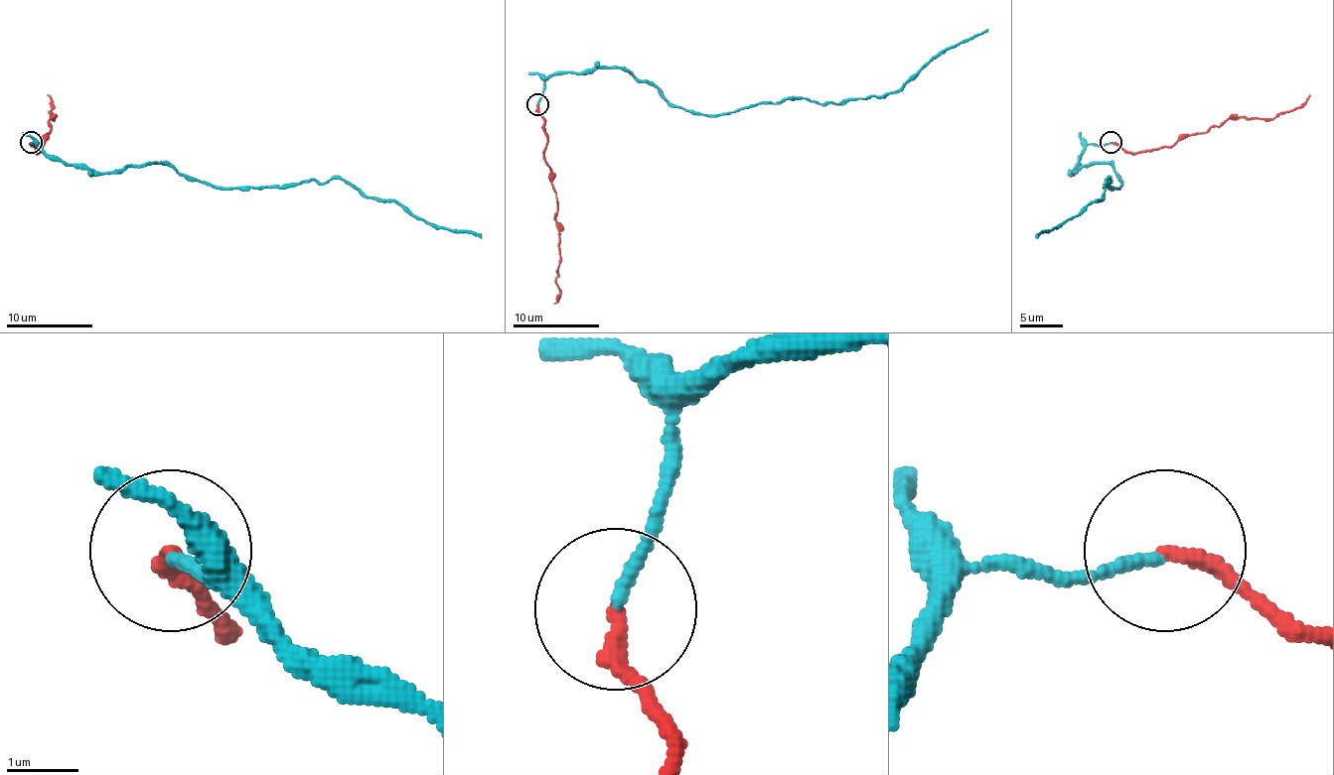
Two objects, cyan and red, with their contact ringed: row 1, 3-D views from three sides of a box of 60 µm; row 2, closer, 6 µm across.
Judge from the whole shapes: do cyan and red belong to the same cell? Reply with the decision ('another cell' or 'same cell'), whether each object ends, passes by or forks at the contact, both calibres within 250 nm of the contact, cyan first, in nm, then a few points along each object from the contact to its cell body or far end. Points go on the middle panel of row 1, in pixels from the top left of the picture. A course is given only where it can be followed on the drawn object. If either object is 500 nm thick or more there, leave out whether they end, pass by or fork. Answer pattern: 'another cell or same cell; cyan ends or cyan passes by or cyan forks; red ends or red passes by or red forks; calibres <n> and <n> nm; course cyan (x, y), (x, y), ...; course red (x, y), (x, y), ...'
same cell; cyan ends; red ends; calibres 150 and 240 nm; course cyan (538, 104), (553, 73), (605, 67), (626, 67), (697, 115), (803, 97), (847, 102), (897, 93), (987, 29); course red (538, 104), (546, 147), (544, 162), (551, 171), (557, 202), (559, 267), (555, 282), (559, 298), (553, 304)

